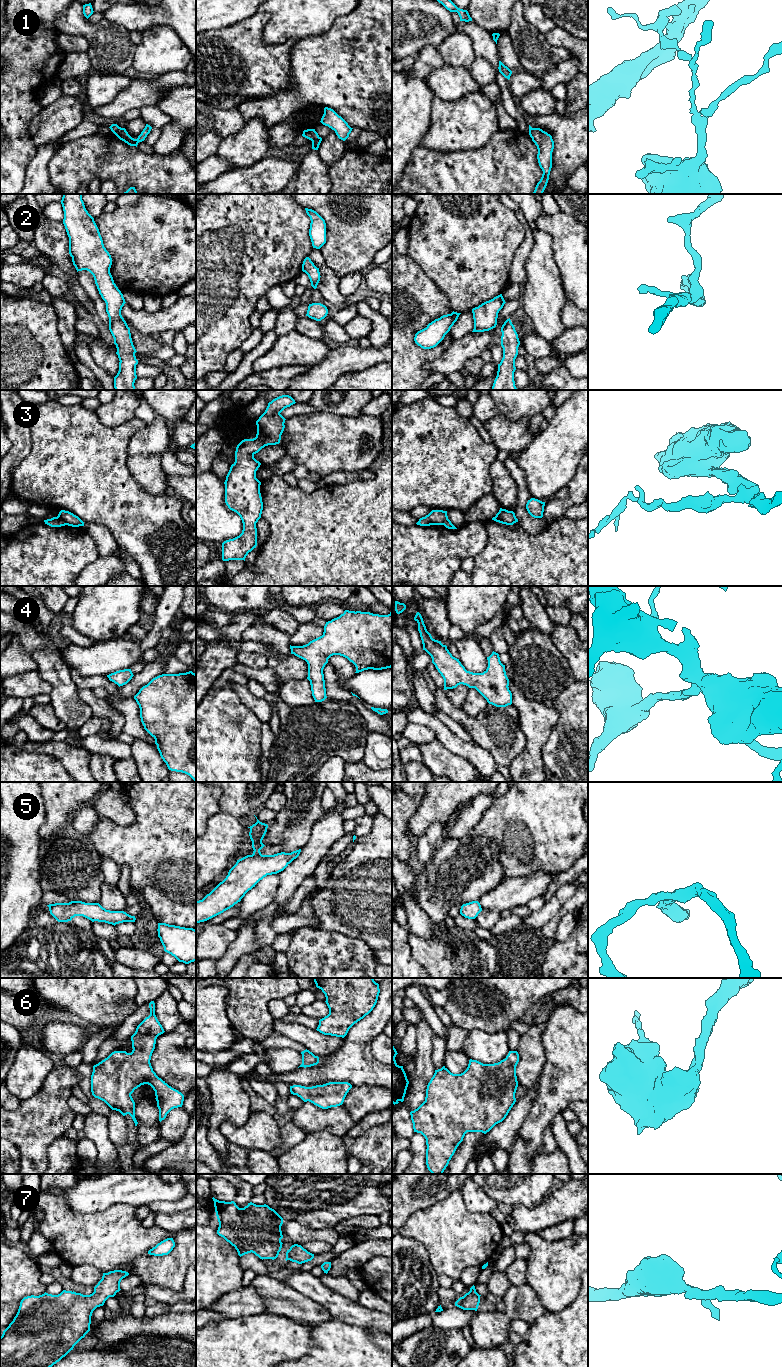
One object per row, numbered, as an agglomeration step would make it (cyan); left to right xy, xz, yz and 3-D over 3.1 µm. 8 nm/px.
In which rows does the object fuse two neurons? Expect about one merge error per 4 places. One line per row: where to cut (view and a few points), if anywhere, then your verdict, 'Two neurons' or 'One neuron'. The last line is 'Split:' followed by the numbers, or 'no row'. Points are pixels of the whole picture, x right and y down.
1: Split along xz (319, 137), (311, 140). Two neurons
2: No split. One neuron
3: Split along xz (255, 437), (265, 445). Two neurons
4: No split. One neuron
5: No split. One neuron
6: No split. One neuron
7: No split. One neuron
Split: 1, 3

